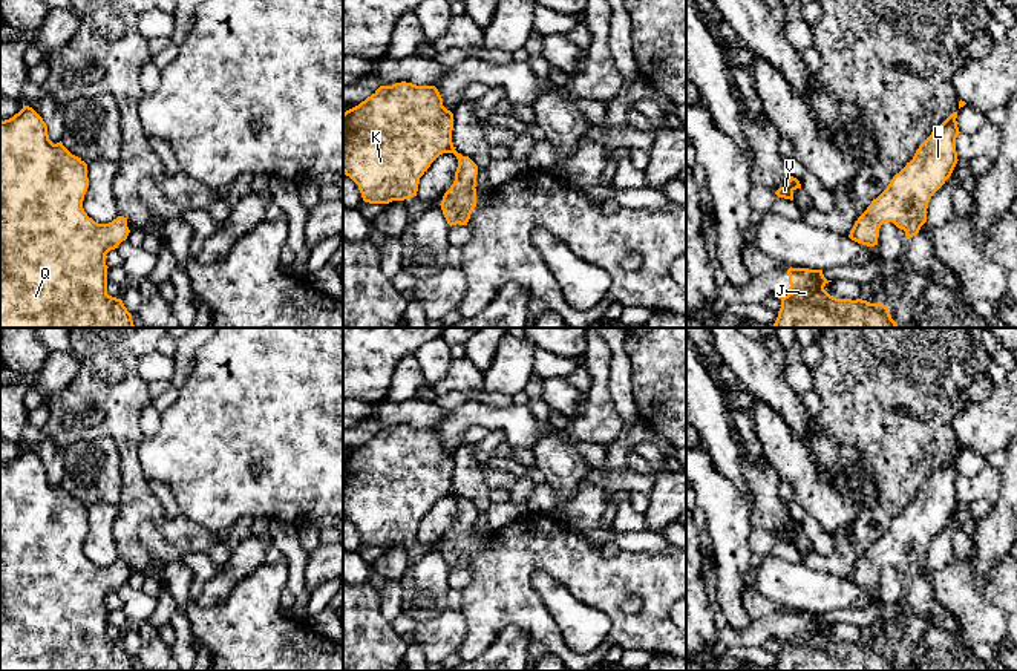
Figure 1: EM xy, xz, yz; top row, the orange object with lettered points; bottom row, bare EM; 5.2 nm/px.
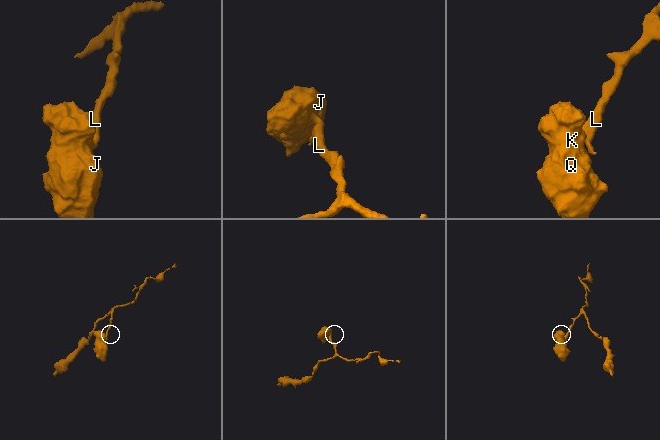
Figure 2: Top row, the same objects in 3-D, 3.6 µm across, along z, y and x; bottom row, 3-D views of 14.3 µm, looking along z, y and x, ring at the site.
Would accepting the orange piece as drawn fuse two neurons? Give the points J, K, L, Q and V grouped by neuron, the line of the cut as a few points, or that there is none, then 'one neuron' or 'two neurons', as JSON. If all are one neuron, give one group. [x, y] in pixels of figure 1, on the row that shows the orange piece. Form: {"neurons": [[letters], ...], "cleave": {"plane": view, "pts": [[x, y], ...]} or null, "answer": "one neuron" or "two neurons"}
{"neurons": [["J", "K", "L", "Q", "V"]], "cleave": null, "answer": "one neuron"}

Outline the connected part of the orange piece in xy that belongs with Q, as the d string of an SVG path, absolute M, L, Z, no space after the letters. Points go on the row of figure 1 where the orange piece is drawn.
M29 106L0 121L0 328L135 328L121 299L107 294L106 254L127 239L127 218L98 224L83 208L87 164L63 142L54 144Z

